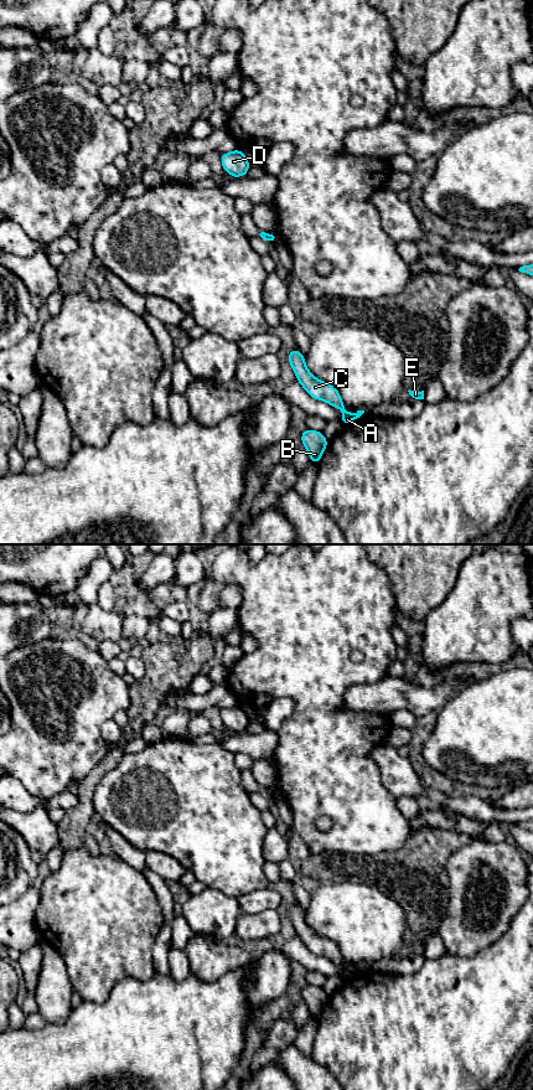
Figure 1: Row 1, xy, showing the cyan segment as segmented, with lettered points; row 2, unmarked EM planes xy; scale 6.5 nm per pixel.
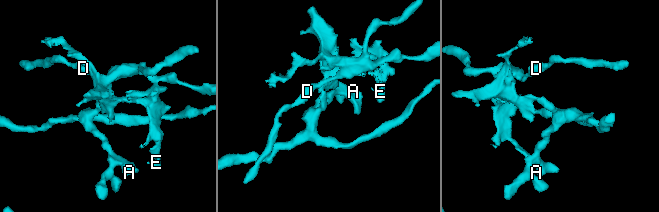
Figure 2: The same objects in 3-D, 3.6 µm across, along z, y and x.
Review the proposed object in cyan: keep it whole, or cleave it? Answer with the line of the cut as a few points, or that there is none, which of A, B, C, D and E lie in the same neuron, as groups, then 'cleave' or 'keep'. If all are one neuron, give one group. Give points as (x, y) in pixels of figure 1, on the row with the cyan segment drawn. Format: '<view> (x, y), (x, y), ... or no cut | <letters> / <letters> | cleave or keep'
xy (270, 234), (272, 242) | A B C / D E | cleave

